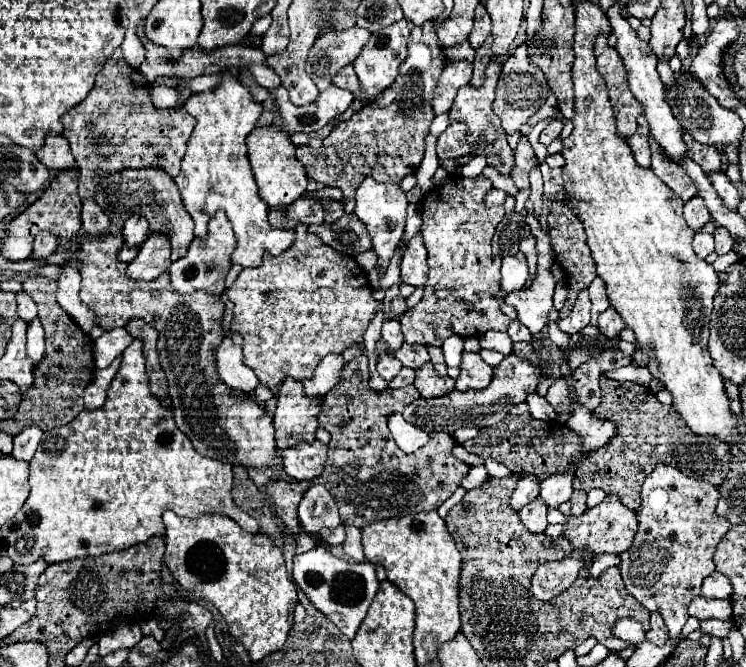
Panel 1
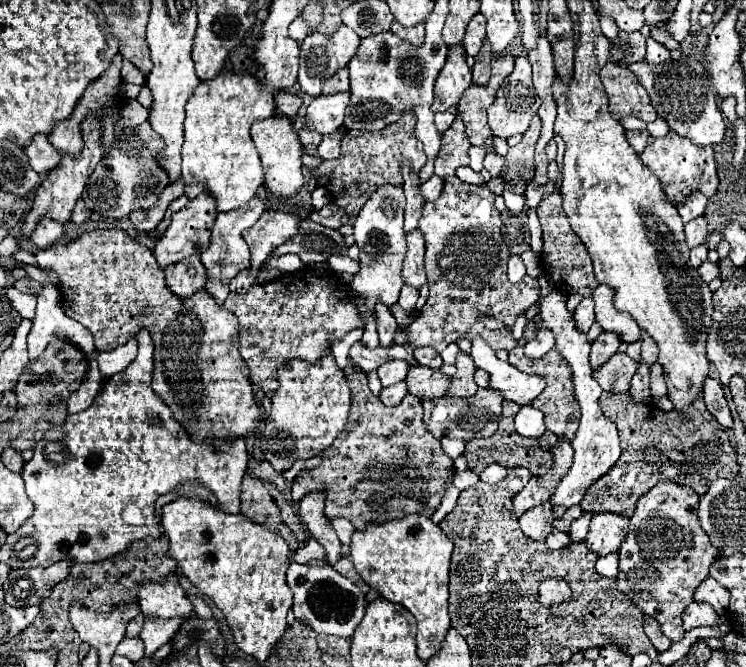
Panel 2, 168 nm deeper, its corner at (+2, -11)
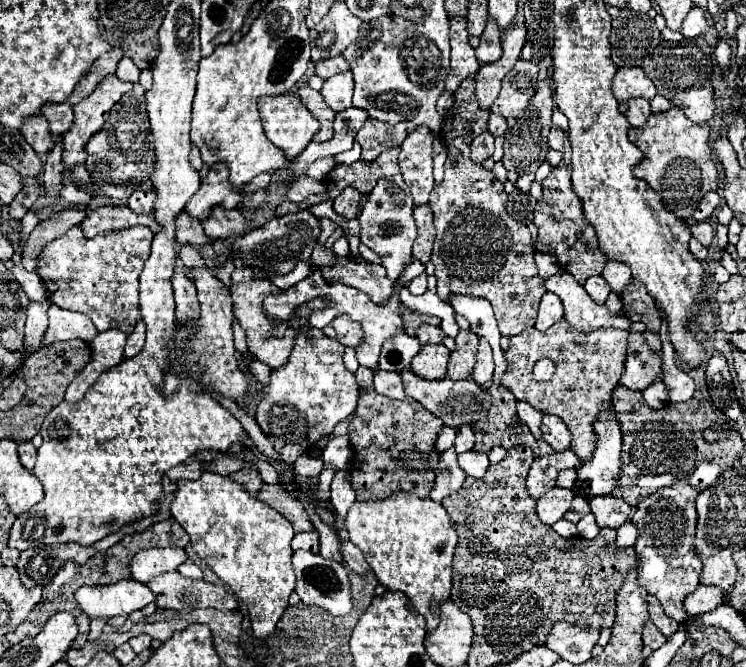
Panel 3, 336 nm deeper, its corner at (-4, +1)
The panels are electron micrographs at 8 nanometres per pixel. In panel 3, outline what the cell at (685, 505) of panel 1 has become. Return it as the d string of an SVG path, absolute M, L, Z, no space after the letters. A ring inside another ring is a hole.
M680 480L646 496L632 516L632 522L636 522L640 528L640 536L634 546L638 556L638 580L660 600L666 616L680 624L688 620L684 598L694 592L694 588L698 588L698 578L702 572L700 558L696 558L696 552L692 552L692 536L696 530L696 496L698 492L688 482Z

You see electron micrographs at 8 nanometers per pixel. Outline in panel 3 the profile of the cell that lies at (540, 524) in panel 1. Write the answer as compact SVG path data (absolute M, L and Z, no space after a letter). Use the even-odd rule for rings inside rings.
M554 486L552 490L548 490L536 502L536 510L538 510L540 520L544 524L548 524L548 526L552 526L554 522L562 520L564 514L568 512L570 504L572 504L572 498L574 498L574 492L572 490L558 488L558 486Z

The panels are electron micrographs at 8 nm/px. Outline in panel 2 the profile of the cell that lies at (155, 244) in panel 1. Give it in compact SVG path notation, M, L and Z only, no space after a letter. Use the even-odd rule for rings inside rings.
M198 196L198 200L194 200L194 202L190 200L182 210L172 214L172 222L170 222L168 230L158 238L158 242L154 246L154 256L156 256L156 262L160 264L160 268L164 270L174 260L182 260L190 254L202 254L210 244L210 228L214 224L216 214L218 212L214 208L214 200L210 200L210 196Z

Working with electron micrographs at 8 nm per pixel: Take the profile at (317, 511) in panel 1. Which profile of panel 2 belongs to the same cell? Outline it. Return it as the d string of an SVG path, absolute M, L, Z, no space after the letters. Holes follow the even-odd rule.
M308 492L302 502L300 502L300 518L304 522L304 526L308 528L310 536L316 538L328 558L338 558L340 552L342 552L342 544L330 524L330 520L324 516L324 492Z

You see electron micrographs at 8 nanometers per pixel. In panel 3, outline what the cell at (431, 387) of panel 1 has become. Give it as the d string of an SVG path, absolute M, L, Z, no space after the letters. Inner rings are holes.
M444 342L438 344L424 344L420 352L412 358L412 372L416 376L424 376L428 380L440 380L446 376L446 364L448 364L450 350L444 346Z

